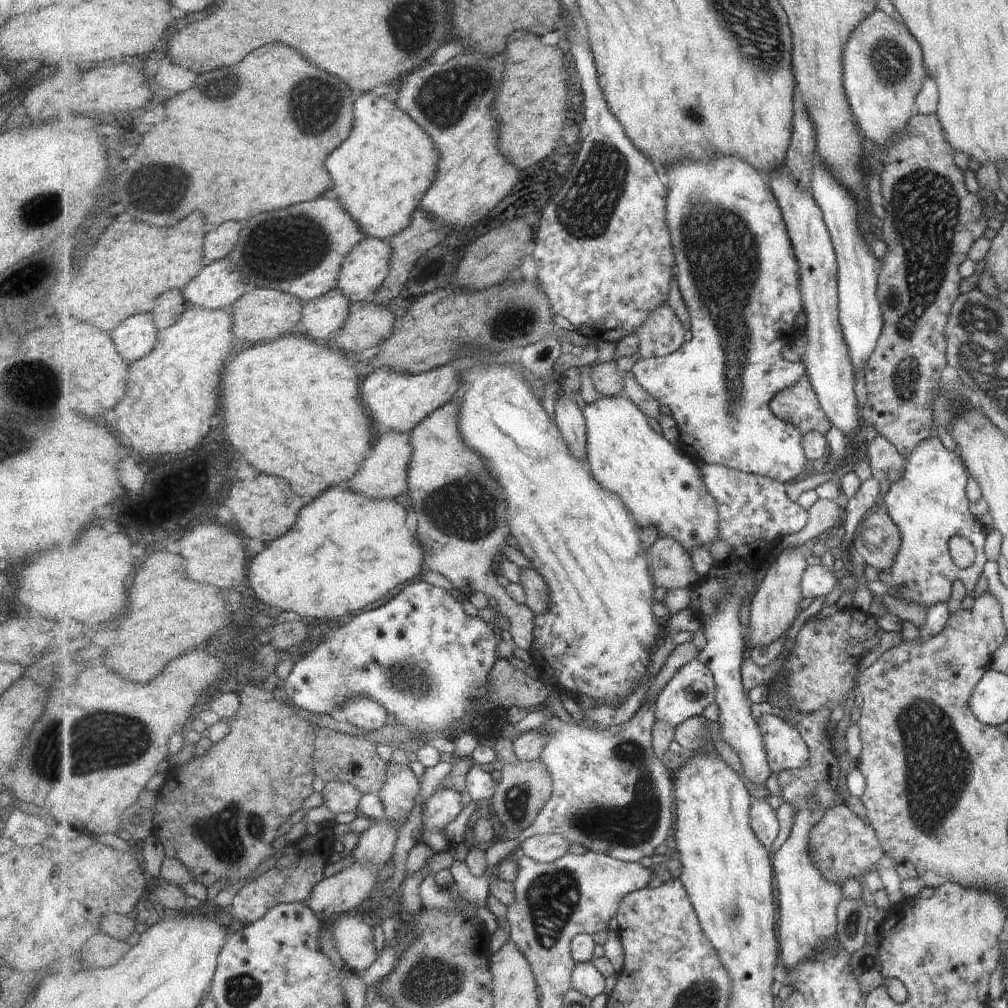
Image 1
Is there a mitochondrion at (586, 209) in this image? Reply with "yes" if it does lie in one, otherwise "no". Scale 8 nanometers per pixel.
yes

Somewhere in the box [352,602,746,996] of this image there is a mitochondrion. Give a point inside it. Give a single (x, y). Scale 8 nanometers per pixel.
(636, 824)

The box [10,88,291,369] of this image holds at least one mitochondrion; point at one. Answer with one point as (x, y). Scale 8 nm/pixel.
(40, 209)

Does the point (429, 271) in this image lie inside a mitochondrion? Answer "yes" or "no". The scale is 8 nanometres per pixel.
no

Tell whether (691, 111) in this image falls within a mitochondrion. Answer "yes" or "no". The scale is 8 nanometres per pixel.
yes

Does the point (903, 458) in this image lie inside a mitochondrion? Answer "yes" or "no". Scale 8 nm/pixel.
no

